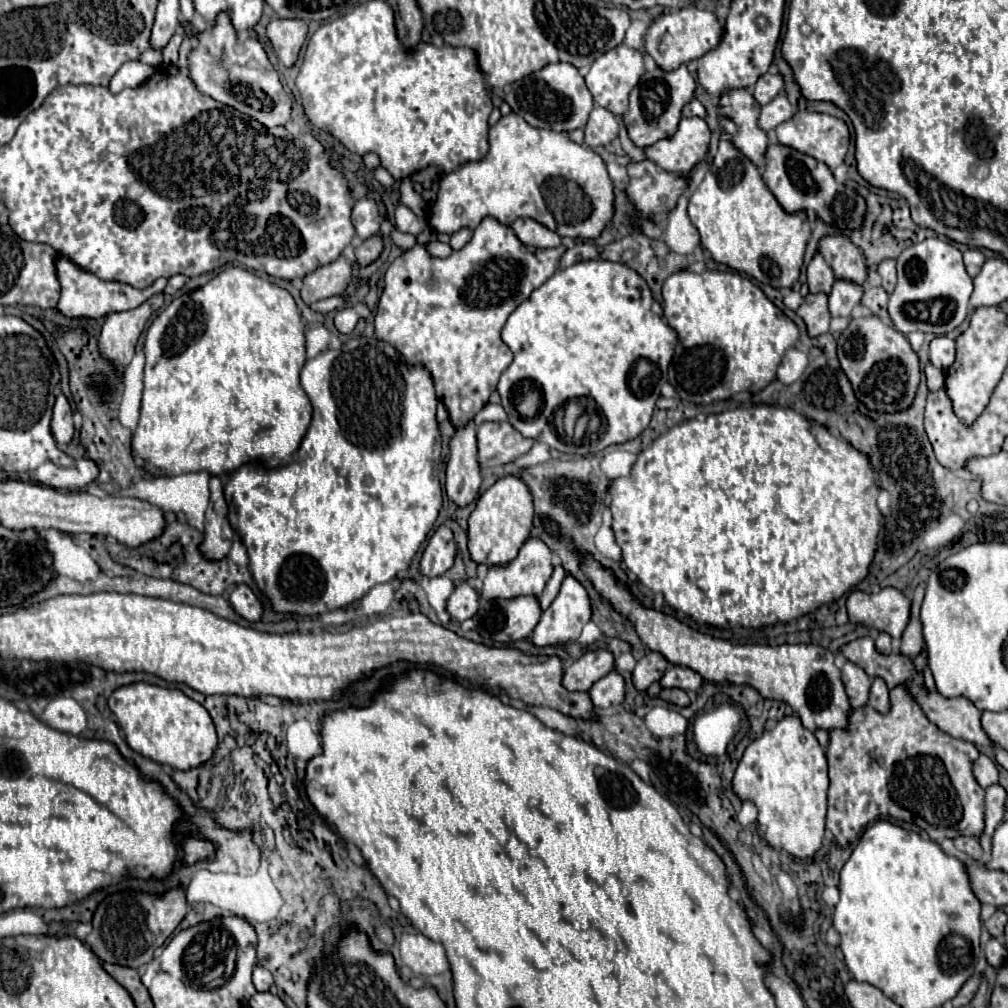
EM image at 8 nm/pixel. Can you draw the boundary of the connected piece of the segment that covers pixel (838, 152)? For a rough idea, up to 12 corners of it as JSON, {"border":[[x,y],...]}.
{"border":[[799,110],[777,140],[825,162],[843,164],[849,128],[829,114]]}

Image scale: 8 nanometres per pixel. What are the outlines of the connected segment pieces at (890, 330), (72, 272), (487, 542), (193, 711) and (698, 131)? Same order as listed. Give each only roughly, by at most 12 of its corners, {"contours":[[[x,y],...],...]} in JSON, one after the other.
{"contours":[[[877,316],[849,320],[837,354],[857,398],[911,406],[919,358]],[[67,256],[55,258],[57,308],[71,318],[101,318],[163,292],[99,280]],[[499,478],[469,516],[469,552],[511,562],[529,538],[533,500]],[[127,684],[109,708],[127,744],[185,772],[217,748],[177,688]],[[681,118],[671,138],[645,148],[667,172],[685,174],[705,158],[703,118]]]}

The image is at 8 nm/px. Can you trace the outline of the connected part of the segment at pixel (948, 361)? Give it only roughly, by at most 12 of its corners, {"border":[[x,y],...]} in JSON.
{"border":[[937,336],[929,344],[929,360],[947,370],[955,360],[955,342]]}

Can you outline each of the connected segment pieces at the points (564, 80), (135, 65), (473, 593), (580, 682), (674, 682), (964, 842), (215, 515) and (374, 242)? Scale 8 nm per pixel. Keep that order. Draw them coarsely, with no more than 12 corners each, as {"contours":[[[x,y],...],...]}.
{"contours":[[[547,64],[509,86],[527,124],[585,128],[593,96],[573,64]],[[127,60],[111,78],[111,92],[137,88],[155,72],[141,60]],[[459,582],[447,600],[453,620],[475,616],[477,590]],[[591,650],[563,676],[567,690],[589,690],[615,668],[609,650]],[[671,666],[663,688],[697,692],[703,678],[695,670]],[[957,836],[955,848],[979,860],[983,856],[979,840]],[[209,480],[203,554],[221,560],[231,548],[223,480]],[[381,236],[365,240],[355,248],[359,266],[379,258],[383,250]]]}

